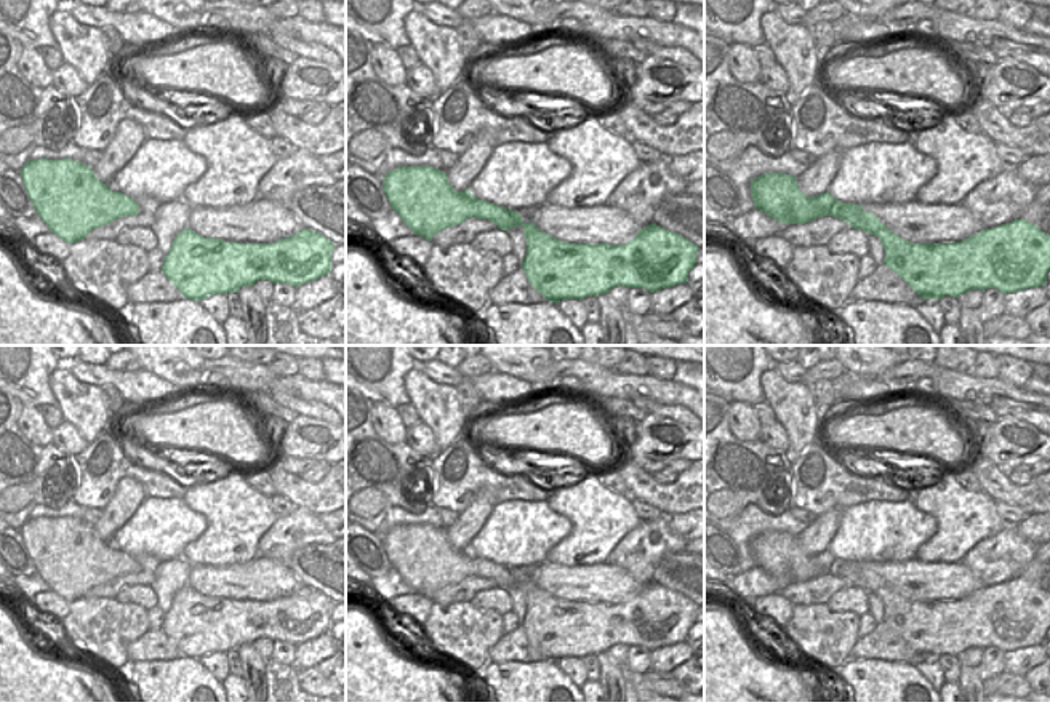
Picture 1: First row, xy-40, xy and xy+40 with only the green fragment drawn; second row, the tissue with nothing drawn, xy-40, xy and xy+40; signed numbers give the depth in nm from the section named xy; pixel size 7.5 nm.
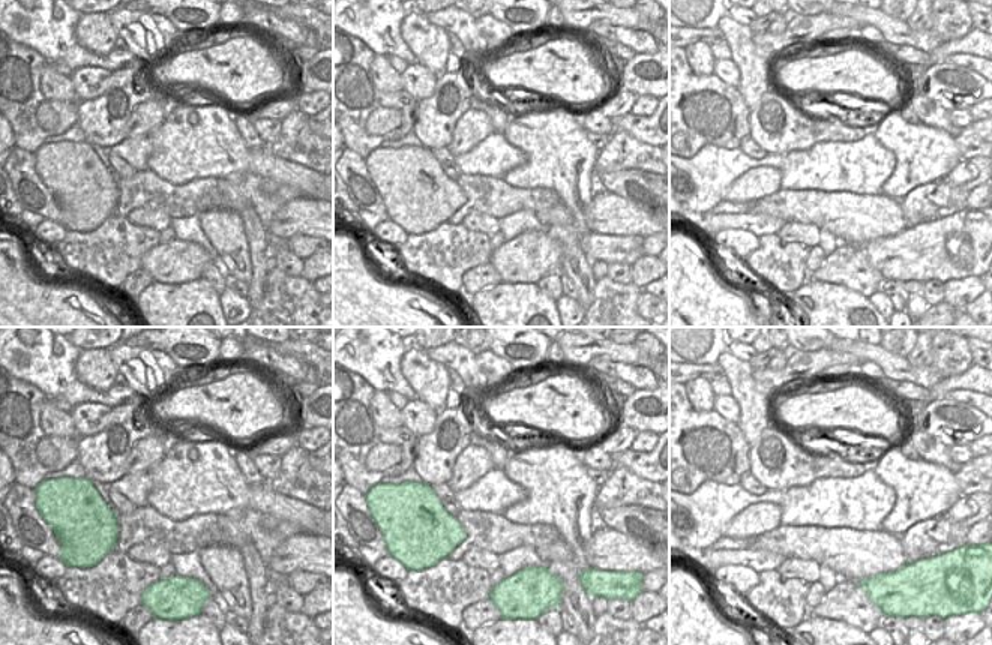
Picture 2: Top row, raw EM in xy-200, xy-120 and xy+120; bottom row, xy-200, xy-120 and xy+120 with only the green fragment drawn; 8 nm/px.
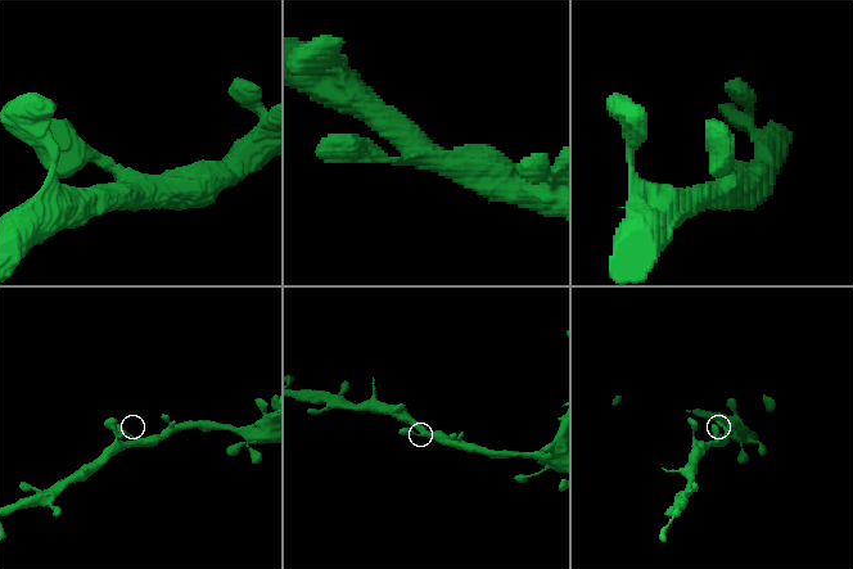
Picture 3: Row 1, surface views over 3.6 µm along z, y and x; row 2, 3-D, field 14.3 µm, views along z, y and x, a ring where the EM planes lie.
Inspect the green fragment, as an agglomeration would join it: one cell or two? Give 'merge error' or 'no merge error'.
no merge error

